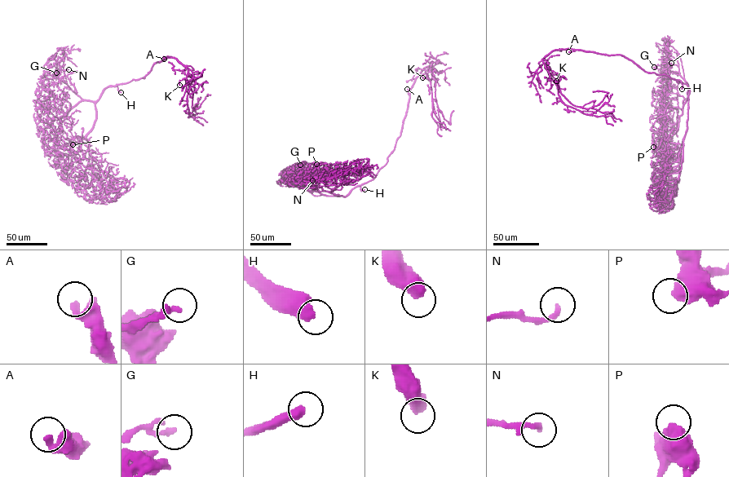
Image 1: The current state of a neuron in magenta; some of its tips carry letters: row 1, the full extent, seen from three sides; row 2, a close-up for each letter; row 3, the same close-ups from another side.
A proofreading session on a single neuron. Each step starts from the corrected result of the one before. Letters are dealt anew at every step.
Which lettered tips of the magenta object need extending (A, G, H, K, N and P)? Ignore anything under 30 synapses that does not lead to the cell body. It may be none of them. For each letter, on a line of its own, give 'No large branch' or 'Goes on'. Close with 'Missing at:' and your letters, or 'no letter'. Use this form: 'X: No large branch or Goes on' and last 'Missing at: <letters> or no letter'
A: No large branch
G: Goes on
H: Goes on
K: No large branch
N: Goes on
P: No large branch
Missing at: G, H, N

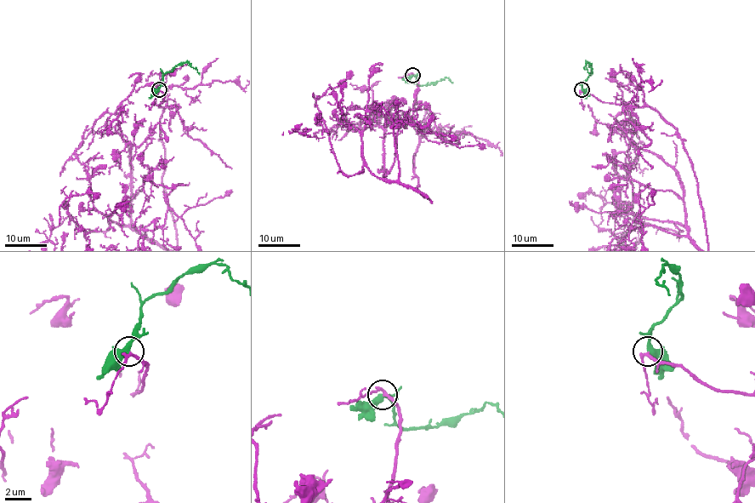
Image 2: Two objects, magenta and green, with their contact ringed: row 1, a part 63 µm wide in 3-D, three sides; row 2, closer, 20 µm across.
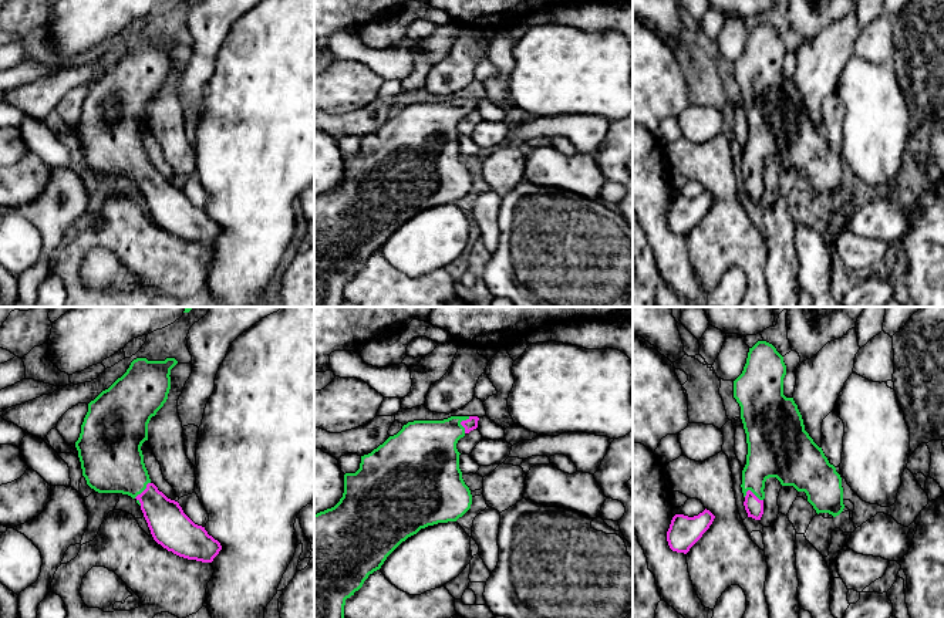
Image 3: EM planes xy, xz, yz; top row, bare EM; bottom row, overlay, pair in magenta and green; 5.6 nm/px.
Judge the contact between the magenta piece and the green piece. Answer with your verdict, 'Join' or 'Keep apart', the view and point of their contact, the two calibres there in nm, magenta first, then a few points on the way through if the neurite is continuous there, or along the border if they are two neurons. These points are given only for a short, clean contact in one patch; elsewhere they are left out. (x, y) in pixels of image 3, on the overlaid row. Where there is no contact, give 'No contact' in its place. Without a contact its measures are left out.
Join. Touches magenta at xy (141, 493). Thickness 220 nm (magenta) against 340 nm. Path across: xy (169, 526), (165, 517), (141, 493), (111, 461)

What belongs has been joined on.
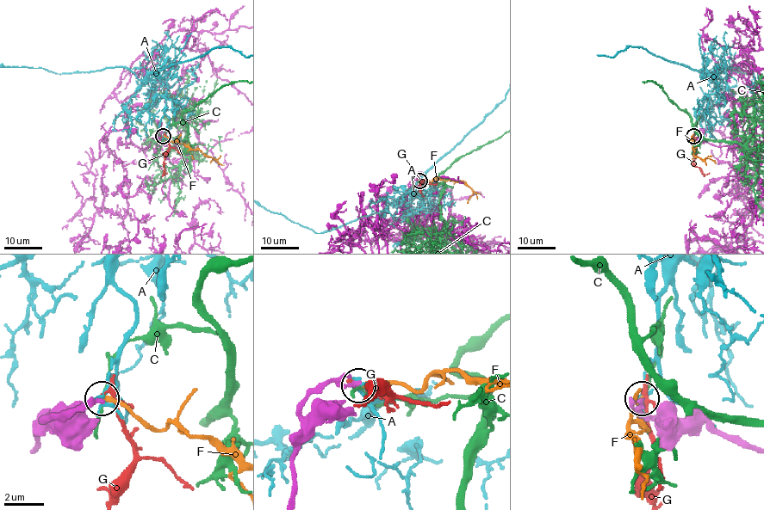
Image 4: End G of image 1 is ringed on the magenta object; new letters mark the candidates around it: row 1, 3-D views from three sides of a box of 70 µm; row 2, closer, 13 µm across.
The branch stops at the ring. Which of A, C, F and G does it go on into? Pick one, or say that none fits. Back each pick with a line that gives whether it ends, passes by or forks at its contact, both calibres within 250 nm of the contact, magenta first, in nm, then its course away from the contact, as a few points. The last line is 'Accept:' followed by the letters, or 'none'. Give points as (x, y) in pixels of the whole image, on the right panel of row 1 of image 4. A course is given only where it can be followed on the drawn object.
F: it ends there; 280 nm thick on the magenta side, 200 nm on the other; it runs (693, 136), (694, 143), (692, 140), (690, 144), (694, 155), (704, 159), (710, 158), (716, 163)
Accept: F

